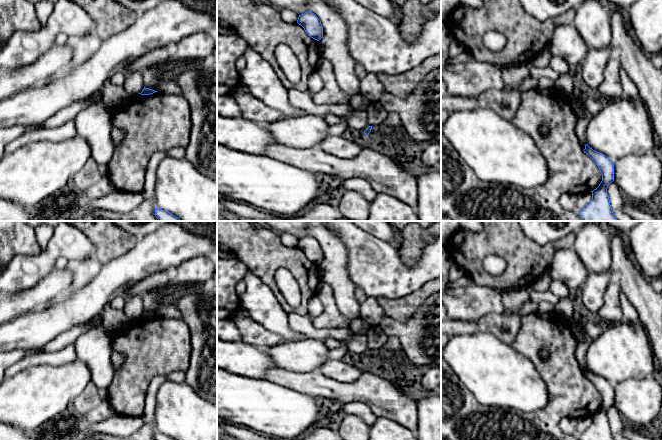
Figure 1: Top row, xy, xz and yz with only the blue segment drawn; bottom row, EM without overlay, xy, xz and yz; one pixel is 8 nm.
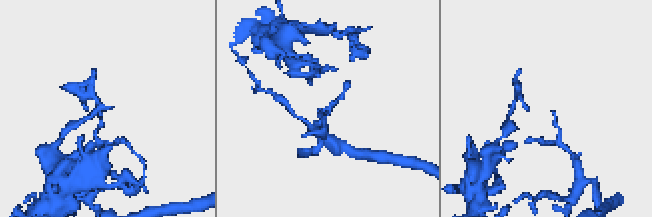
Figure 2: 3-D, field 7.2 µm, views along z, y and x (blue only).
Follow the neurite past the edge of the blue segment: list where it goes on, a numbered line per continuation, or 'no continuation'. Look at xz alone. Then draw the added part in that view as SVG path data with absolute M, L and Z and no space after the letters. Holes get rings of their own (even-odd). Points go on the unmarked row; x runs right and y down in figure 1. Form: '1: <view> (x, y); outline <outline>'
no continuation

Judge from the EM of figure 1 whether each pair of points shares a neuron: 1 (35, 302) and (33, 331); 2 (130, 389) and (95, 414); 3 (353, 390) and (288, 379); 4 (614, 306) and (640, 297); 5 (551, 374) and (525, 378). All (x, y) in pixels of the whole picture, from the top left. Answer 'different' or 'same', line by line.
1: different
2: different
3: same
4: different
5: different

